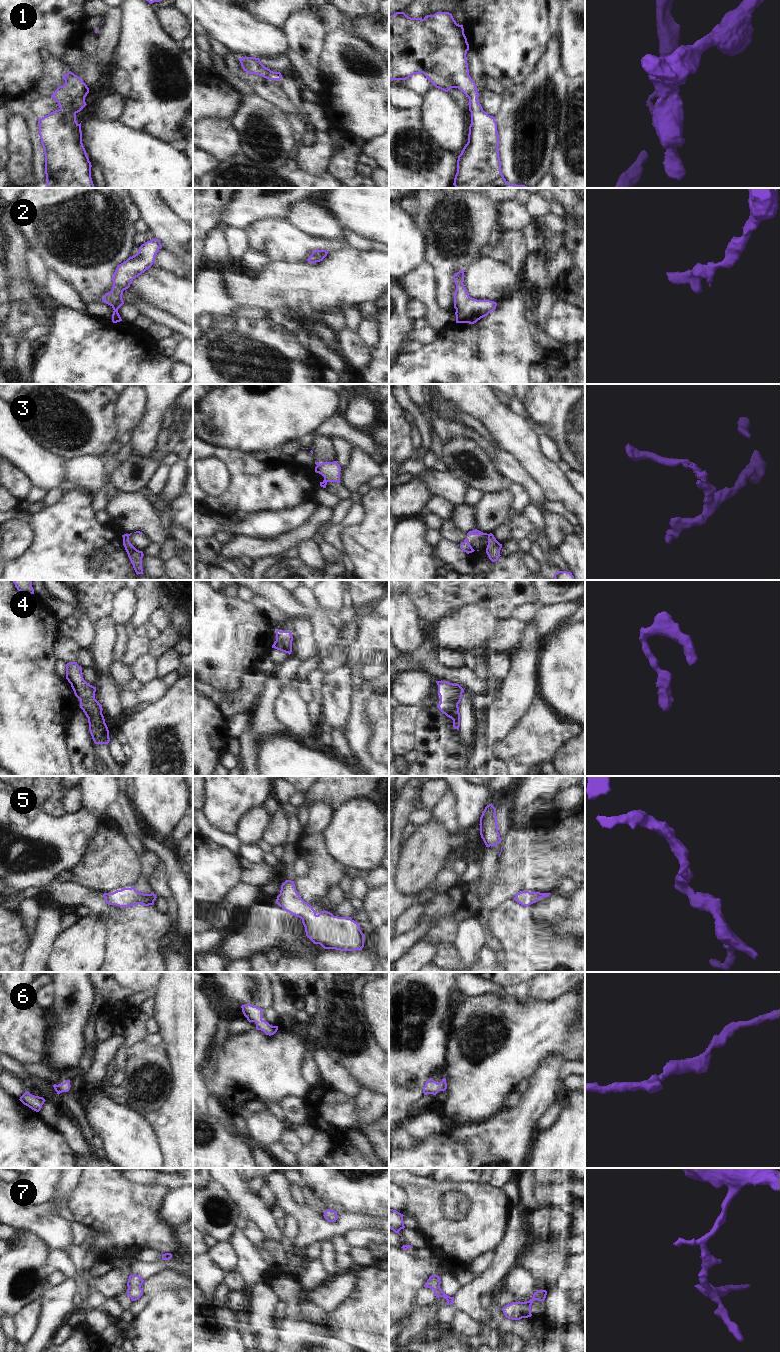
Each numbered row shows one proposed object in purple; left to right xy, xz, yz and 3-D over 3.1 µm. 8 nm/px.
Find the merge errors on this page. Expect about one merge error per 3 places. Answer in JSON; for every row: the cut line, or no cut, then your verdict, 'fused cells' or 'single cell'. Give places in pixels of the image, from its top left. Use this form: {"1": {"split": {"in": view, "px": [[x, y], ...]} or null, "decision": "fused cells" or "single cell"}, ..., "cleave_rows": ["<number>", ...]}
{"1": {"split": null, "decision": "single cell"}, "2": {"split": null, "decision": "single cell"}, "3": {"split": {"in": "xz", "px": [[323, 481], [325, 485]]}, "decision": "fused cells"}, "4": {"split": null, "decision": "single cell"}, "5": {"split": null, "decision": "single cell"}, "6": {"split": null, "decision": "single cell"}, "7": {"split": null, "decision": "single cell"}, "cleave_rows": ["3"]}

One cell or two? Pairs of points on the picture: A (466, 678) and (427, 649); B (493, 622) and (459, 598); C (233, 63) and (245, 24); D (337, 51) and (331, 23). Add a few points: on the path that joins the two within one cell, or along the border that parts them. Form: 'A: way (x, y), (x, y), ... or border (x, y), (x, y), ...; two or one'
A: way (454, 675), (443, 673), (431, 661); one
B: border (492, 614), (479, 607), (465, 606), (449, 617); two
C: border (229, 51), (238, 58); two
D: border (326, 30), (343, 29), (353, 30), (356, 33); two

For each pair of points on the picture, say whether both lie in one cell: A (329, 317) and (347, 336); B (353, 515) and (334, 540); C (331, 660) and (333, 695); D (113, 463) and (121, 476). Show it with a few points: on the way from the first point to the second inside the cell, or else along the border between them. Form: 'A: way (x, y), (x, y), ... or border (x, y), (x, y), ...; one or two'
A: border (345, 327), (336, 333); two
B: way (347, 521), (334, 534); one
C: border (346, 664), (327, 672); two
D: border (131, 451), (111, 473), (110, 485); two

